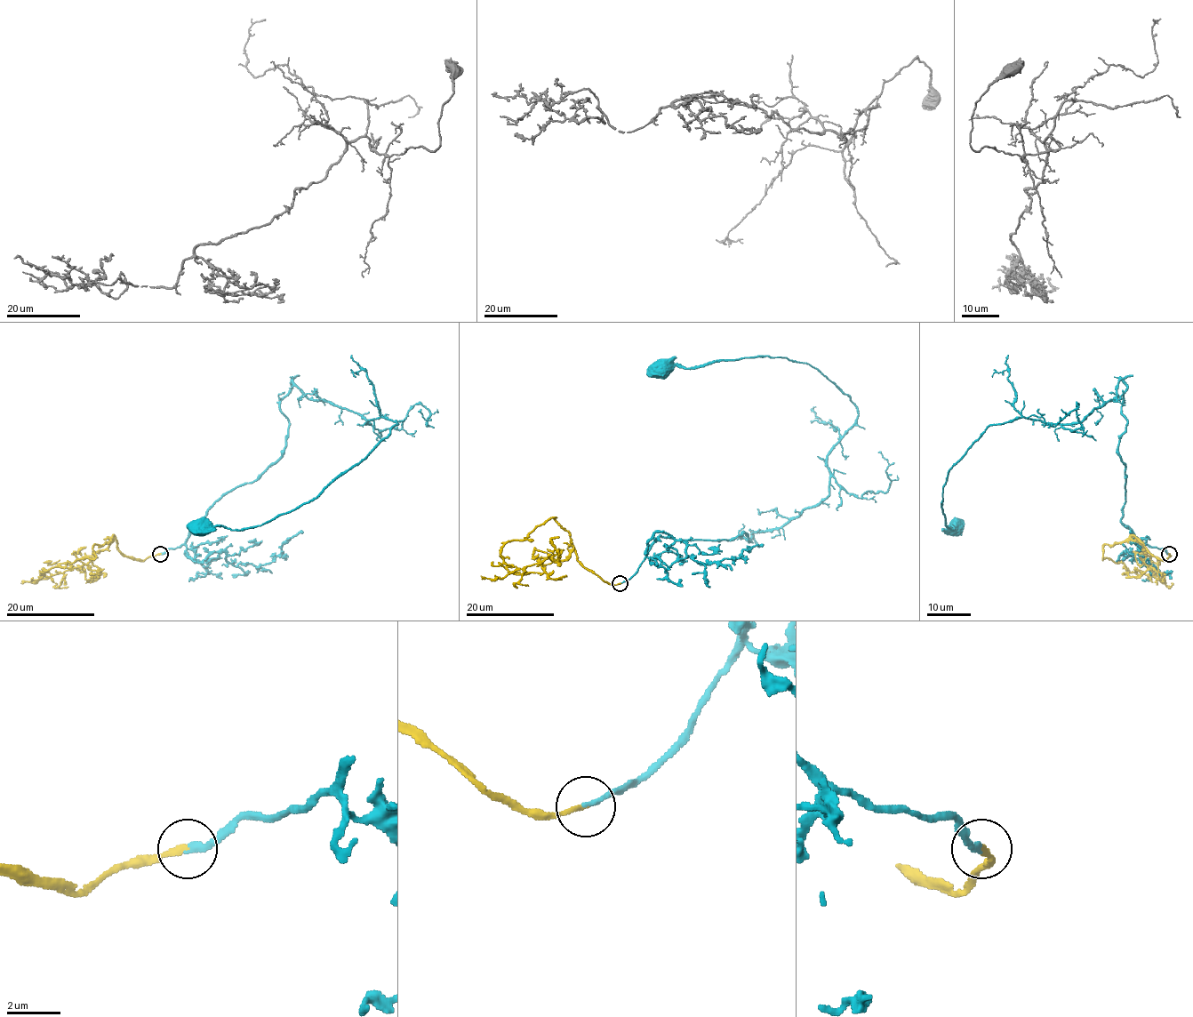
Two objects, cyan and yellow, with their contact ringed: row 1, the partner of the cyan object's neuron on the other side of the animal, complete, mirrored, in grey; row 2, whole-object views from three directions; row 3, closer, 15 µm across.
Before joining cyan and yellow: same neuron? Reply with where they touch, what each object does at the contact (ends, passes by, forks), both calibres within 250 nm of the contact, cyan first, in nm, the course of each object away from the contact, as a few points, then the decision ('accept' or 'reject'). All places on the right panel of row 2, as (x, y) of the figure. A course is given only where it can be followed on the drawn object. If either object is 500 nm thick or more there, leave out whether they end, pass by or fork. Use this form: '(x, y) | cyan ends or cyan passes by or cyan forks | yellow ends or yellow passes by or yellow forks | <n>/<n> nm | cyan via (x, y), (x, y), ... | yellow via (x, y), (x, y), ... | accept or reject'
(1169, 554) | cyan ends | yellow ends | 200/190 nm | cyan via (1169, 554), (1121, 520), (1121, 380), (1115, 398), (1080, 423), (990, 424), (948, 472), (941, 508), (955, 527) | yellow via (1169, 554), (1164, 561), (1155, 557), (1136, 539), (1103, 548), (1103, 558), (1147, 577) | accept

